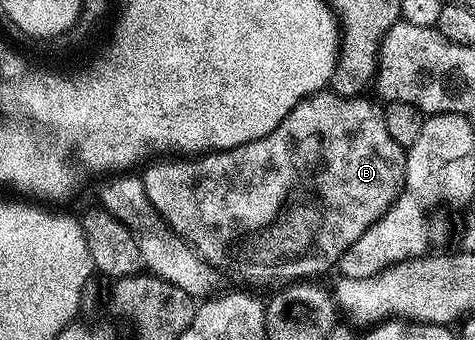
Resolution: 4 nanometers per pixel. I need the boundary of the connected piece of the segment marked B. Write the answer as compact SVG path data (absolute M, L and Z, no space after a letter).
M323 89L318 92L316 95L309 95L306 99L302 99L299 101L292 113L288 115L276 127L276 129L272 129L272 133L268 133L268 137L260 137L256 141L248 141L244 145L240 145L239 147L233 147L232 149L228 149L227 151L212 151L209 153L203 153L197 157L162 157L157 161L151 162L146 172L141 172L140 178L142 180L142 184L144 185L144 189L148 193L148 201L152 201L152 205L158 211L158 216L161 217L167 225L170 226L171 230L175 232L187 244L189 247L193 247L195 253L207 264L207 266L213 269L215 272L220 273L220 271L227 271L230 275L235 275L238 279L243 279L246 283L278 283L274 285L286 285L291 281L306 281L311 277L322 277L318 275L322 275L325 273L329 267L333 268L335 264L338 262L338 258L340 258L345 251L352 245L352 241L356 241L360 238L366 230L368 230L371 225L373 225L376 220L382 216L388 208L390 208L394 200L398 198L398 194L402 191L402 182L404 181L404 173L406 172L406 151L400 145L396 145L396 141L392 141L392 137L388 134L388 129L384 125L384 121L382 120L382 111L379 108L374 108L372 104L369 103L369 98L359 97L356 99L345 99L344 97L340 97L339 95L335 95L333 91L329 89Z

